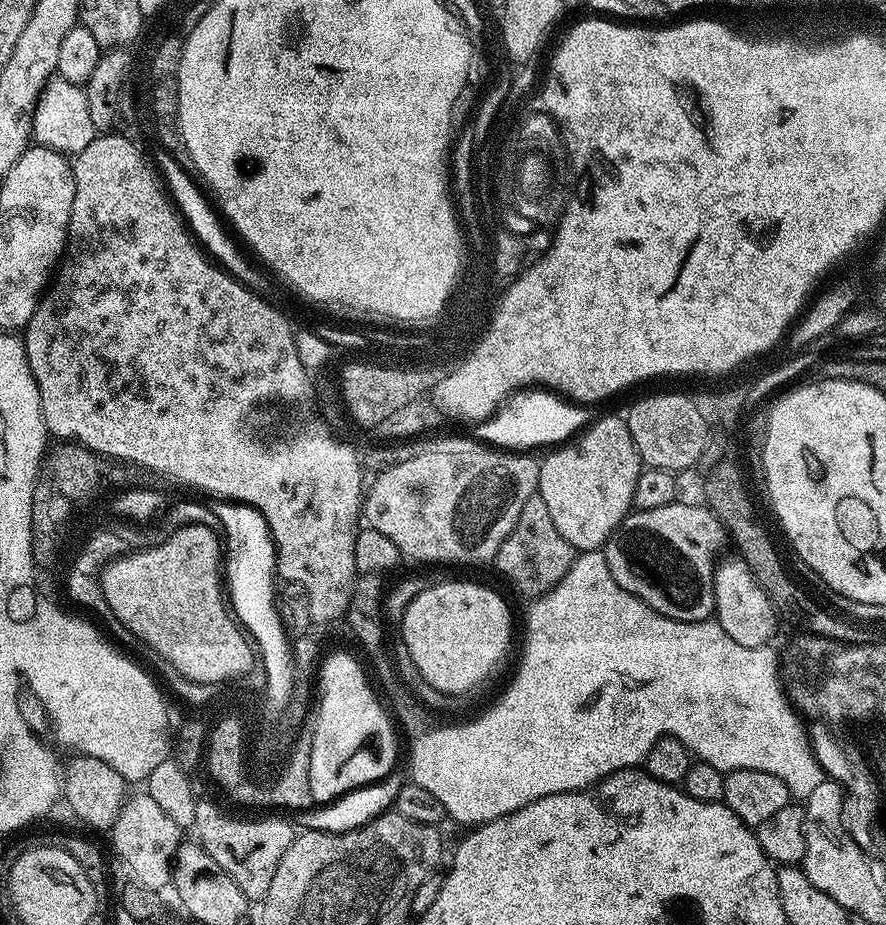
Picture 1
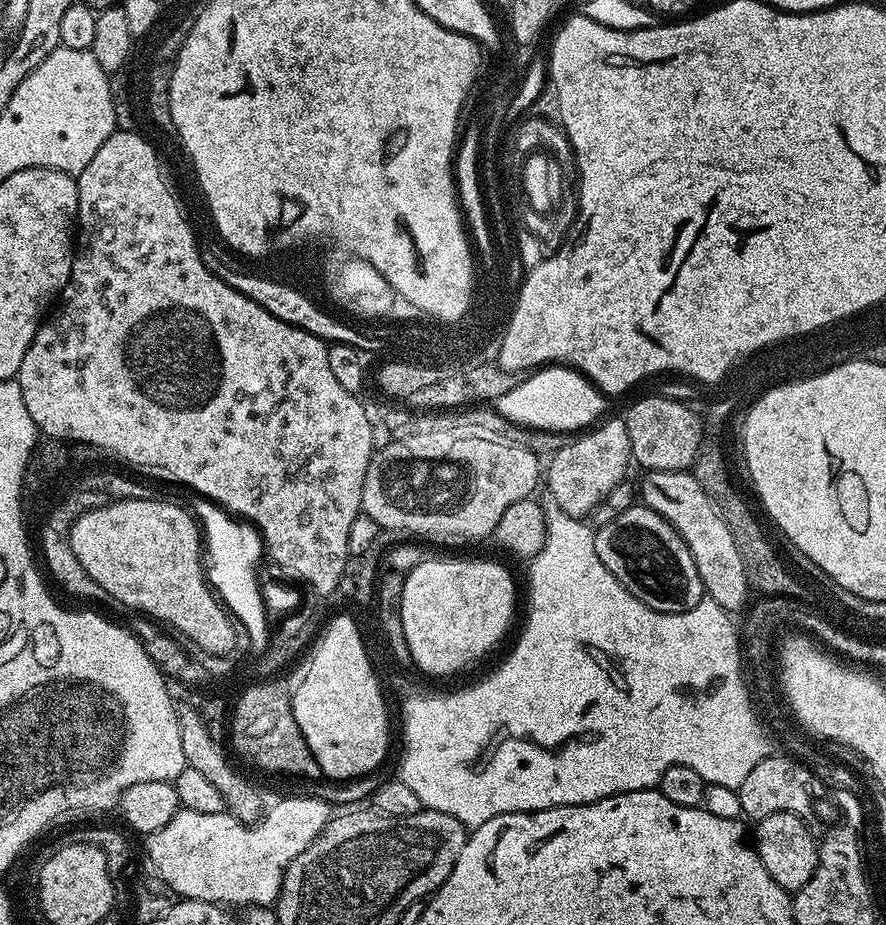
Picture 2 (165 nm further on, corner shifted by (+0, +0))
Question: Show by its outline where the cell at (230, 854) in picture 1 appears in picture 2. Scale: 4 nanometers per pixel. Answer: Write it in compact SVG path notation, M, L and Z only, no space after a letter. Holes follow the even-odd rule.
M195 707L179 709L180 725L178 726L178 734L182 734L182 754L186 754L187 767L194 770L202 770L202 774L206 774L206 779L217 787L218 794L222 794L224 799L224 807L231 812L233 816L244 821L246 824L254 824L260 819L265 811L266 803L260 797L260 792L243 776L240 772L235 772L228 765L230 762L229 754L222 754L222 745L214 742L211 737L209 722L201 715Z

